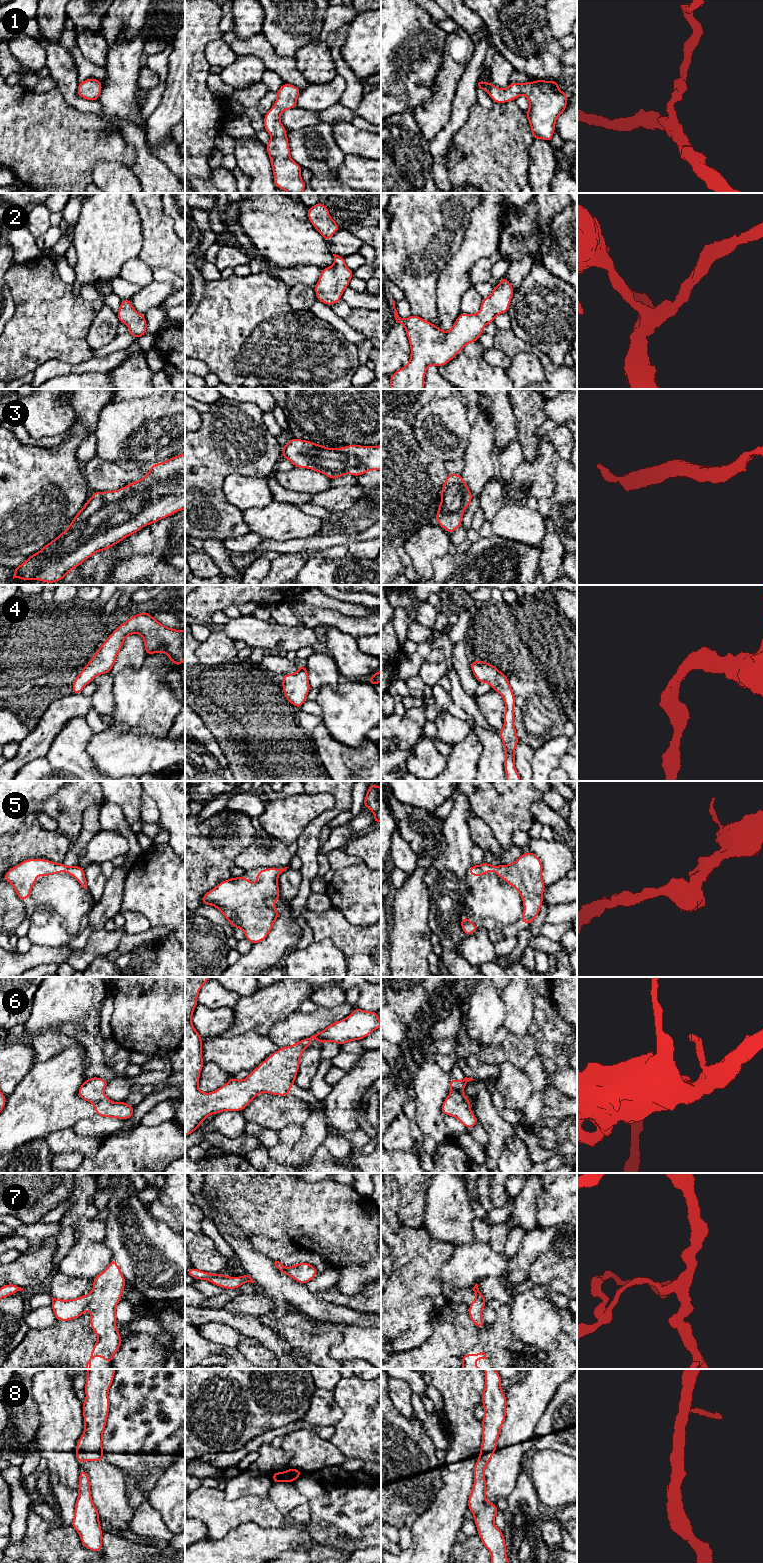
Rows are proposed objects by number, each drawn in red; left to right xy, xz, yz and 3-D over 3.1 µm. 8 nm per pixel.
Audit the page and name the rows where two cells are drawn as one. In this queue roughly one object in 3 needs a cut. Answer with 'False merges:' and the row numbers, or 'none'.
False merges: 7, 8

